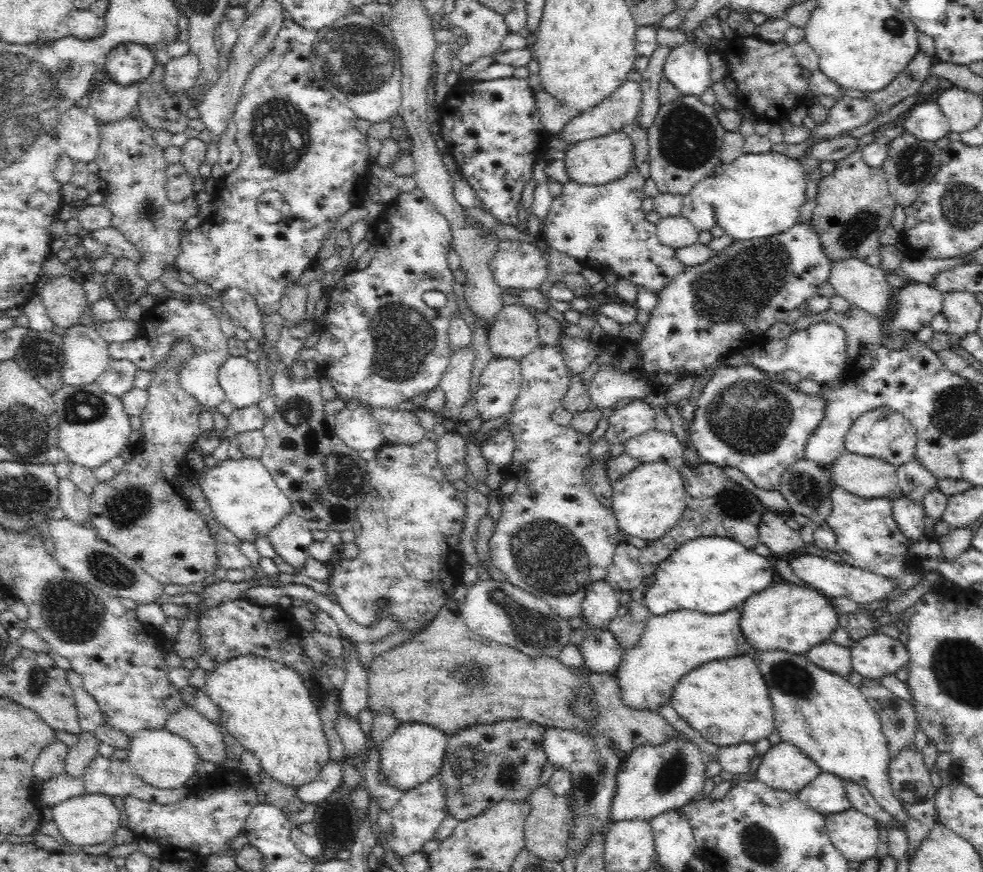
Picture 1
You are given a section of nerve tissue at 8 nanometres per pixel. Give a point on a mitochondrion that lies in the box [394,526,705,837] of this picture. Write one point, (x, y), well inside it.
(532, 629)

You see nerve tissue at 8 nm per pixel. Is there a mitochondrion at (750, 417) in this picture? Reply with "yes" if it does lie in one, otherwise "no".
yes

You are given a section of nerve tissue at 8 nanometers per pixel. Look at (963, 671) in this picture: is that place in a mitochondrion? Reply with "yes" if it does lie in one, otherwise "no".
yes

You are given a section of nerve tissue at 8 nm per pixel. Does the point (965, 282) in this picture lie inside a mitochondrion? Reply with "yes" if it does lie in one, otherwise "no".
no

